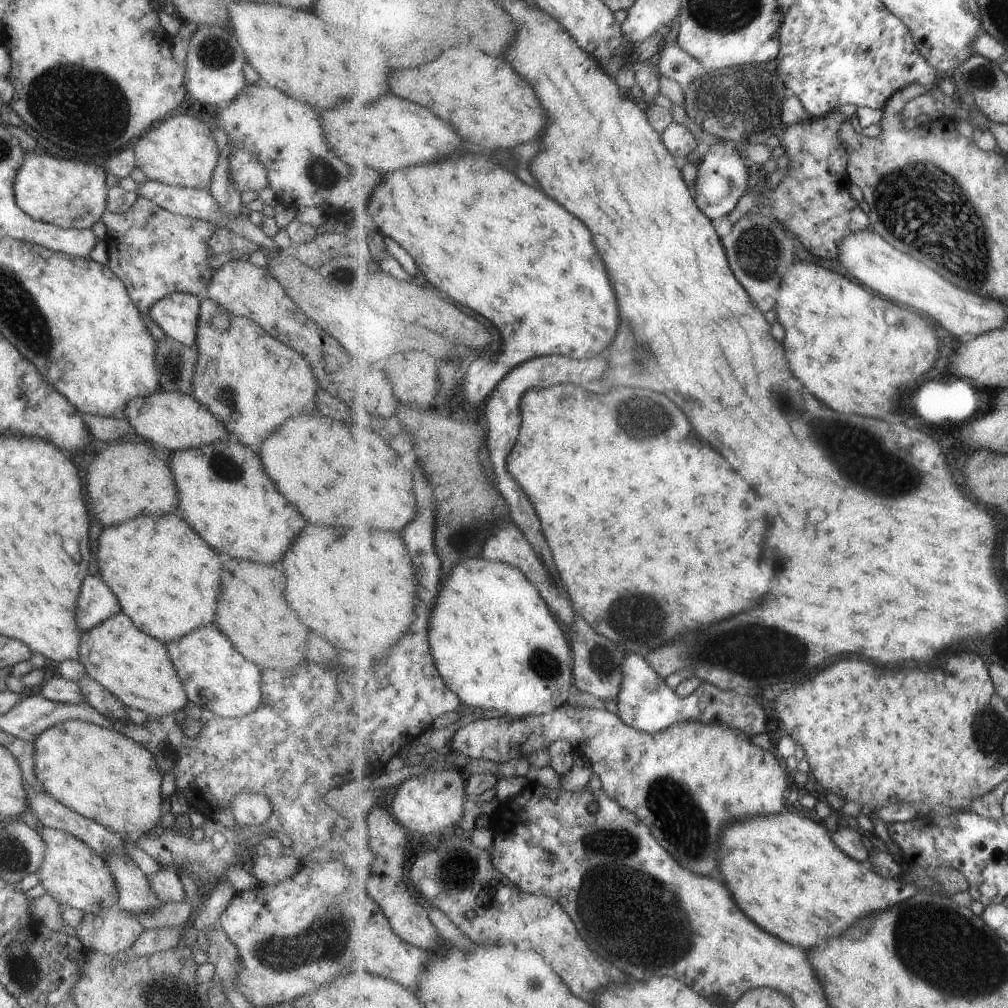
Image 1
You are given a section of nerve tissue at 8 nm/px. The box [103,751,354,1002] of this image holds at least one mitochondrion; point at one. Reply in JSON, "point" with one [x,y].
{"point":[325,942]}

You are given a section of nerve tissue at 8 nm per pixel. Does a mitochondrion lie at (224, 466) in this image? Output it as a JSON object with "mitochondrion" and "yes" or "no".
{"mitochondrion":"yes"}

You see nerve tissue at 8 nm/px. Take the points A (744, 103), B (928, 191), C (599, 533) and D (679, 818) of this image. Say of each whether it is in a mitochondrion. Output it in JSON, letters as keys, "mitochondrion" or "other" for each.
{"A":"mitochondrion","B":"mitochondrion","C":"other","D":"mitochondrion"}

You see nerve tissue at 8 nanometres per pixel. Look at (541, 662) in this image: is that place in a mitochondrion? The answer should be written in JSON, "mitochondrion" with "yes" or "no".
{"mitochondrion":"yes"}

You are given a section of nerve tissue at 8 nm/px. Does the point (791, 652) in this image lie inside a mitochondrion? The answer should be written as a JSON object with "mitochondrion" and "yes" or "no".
{"mitochondrion":"yes"}

